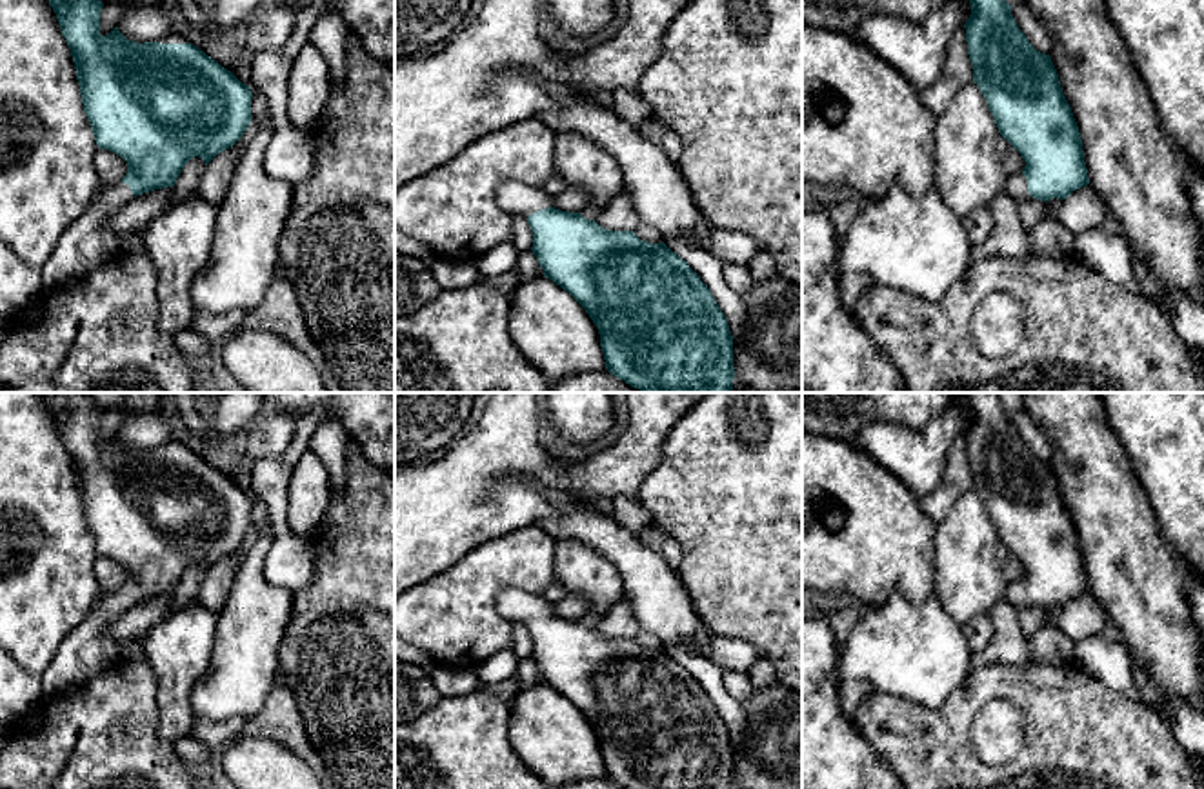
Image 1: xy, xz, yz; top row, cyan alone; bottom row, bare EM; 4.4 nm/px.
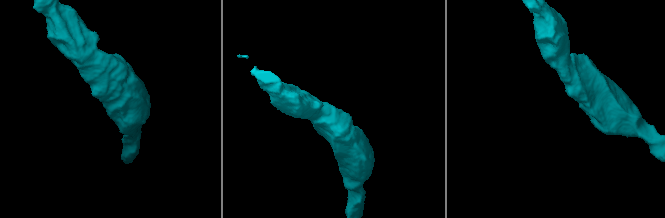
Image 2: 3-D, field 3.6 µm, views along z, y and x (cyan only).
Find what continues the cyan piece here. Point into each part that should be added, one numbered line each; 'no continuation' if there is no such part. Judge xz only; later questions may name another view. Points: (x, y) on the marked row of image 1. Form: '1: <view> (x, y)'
1: xz (513, 197)

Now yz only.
1: yz (1015, 186)

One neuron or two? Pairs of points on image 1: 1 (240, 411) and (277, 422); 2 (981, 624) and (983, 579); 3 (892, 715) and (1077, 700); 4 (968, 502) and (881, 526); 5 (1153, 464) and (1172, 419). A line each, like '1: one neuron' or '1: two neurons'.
1: two neurons
2: two neurons
3: one neuron
4: two neurons
5: one neuron

